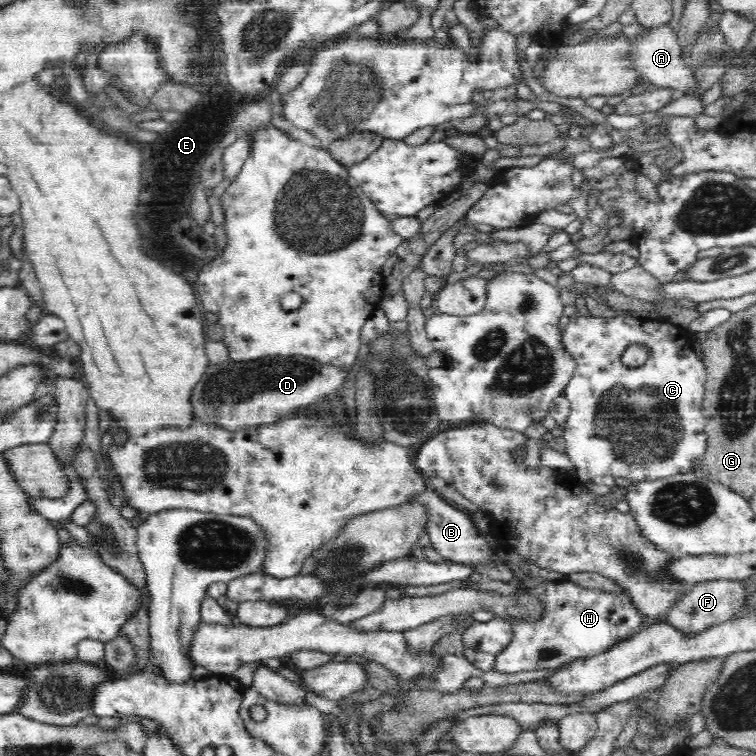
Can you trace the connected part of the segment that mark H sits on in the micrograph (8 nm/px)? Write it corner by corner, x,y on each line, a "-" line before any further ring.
565,579
541,583
528,593
539,595
547,602
547,617
535,626
523,622
511,623
514,632
510,644
495,654
492,670
496,674
514,676
518,672
568,665
572,660
610,649
618,641
632,636
642,622
638,610
627,598
581,590

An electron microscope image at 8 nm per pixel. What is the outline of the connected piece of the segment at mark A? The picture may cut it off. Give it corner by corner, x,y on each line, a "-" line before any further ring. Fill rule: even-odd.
668,24
662,28
650,28
648,34
643,38
632,39
635,46
636,62
639,62
639,68
643,71
649,84
664,90
672,90
677,99
684,96
701,97
706,96
708,89
704,89
696,77
695,68
688,67
684,61
683,49
677,40
677,34

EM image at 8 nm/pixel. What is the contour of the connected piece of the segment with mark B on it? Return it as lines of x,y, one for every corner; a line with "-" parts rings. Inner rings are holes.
427,486
424,490
412,493
404,502
408,506
419,506
423,508
426,517
424,529
433,549
446,561
455,563
478,563
482,567
483,578
501,580
508,582
512,580
513,572
505,570
505,568
495,568
487,564
487,558
493,551
490,549
488,542
485,541
484,535
478,534
476,526
474,526
470,514
466,510
462,510
452,503
442,499
434,488

